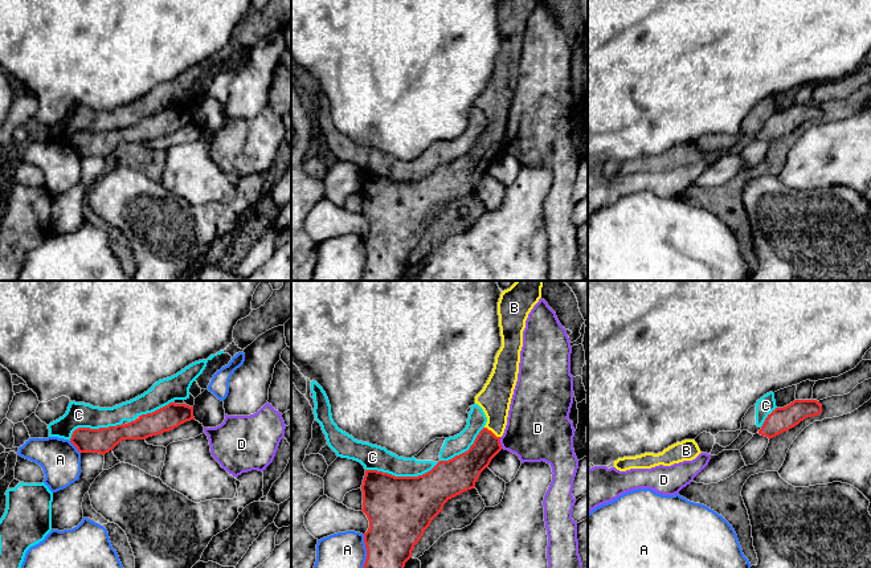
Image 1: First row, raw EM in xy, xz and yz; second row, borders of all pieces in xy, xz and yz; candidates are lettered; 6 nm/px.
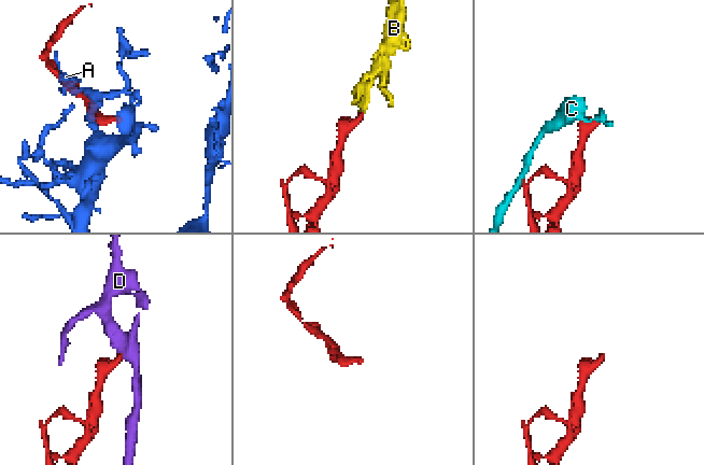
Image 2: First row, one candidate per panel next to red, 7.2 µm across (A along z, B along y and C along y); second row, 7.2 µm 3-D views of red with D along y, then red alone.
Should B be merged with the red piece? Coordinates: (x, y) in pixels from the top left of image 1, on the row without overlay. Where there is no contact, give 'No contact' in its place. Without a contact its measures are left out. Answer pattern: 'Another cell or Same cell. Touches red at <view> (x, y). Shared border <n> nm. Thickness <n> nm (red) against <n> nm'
Same cell. Touches red at xz (491, 135). Shared border 120 nm. Thickness 170 nm (red) against 190 nm

